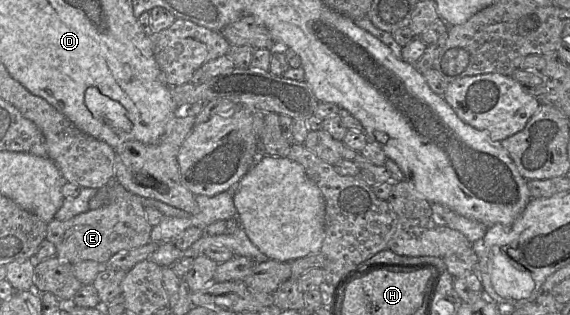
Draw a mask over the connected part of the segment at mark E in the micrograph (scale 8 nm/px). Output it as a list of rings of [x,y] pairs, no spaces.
[[[113,180],[105,186],[109,189],[109,200],[104,206],[90,209],[67,221],[60,221],[54,218],[51,222],[47,223],[45,240],[55,245],[57,258],[67,261],[72,265],[87,260],[104,264],[111,256],[120,251],[129,251],[151,242],[152,225],[147,221],[141,197],[125,189],[117,180]]]

